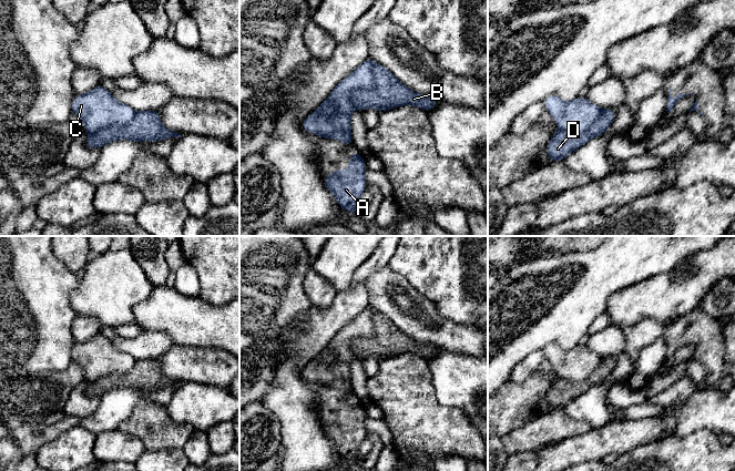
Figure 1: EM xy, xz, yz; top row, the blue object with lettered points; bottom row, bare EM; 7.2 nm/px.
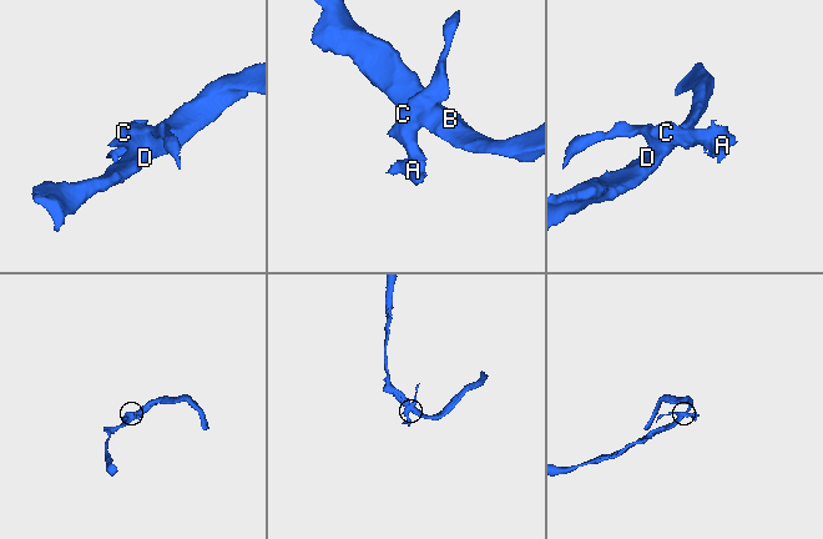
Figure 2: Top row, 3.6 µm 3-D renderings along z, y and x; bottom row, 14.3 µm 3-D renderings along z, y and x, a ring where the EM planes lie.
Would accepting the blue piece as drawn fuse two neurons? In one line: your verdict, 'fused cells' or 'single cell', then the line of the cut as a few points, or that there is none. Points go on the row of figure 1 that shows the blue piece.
fused cells | xz (377, 63), (374, 85), (353, 93), (355, 106)

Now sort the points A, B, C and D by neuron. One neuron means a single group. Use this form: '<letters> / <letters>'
A C / B D

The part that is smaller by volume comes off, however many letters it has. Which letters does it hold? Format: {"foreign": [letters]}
{"foreign": ["A", "C"]}

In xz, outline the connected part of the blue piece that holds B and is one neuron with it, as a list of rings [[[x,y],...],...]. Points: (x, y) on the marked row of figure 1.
[[[377,63],[374,69],[374,81],[372,89],[358,90],[351,95],[354,105],[363,112],[374,107],[382,113],[402,105],[415,105],[428,113],[436,106],[437,101],[432,96],[419,94],[407,88],[381,64]]]

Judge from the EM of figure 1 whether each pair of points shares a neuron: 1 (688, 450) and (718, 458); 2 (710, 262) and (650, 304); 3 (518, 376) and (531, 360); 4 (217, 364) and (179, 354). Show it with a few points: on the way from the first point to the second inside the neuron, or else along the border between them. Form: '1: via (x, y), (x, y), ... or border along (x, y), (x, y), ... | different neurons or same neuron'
1: via (696, 458), (711, 458) | same neuron
2: via (698, 277), (688, 282), (677, 293), (665, 297) | same neuron
3: via (521, 372), (530, 364) | same neuron
4: via (207, 364), (189, 364) | same neuron

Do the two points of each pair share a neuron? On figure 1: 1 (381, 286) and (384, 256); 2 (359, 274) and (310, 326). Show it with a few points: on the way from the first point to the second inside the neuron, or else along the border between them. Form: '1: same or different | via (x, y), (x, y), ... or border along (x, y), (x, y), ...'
1: different | border along (387, 264), (373, 273), (367, 278), (365, 285)
2: same | via (357, 289), (326, 321)

